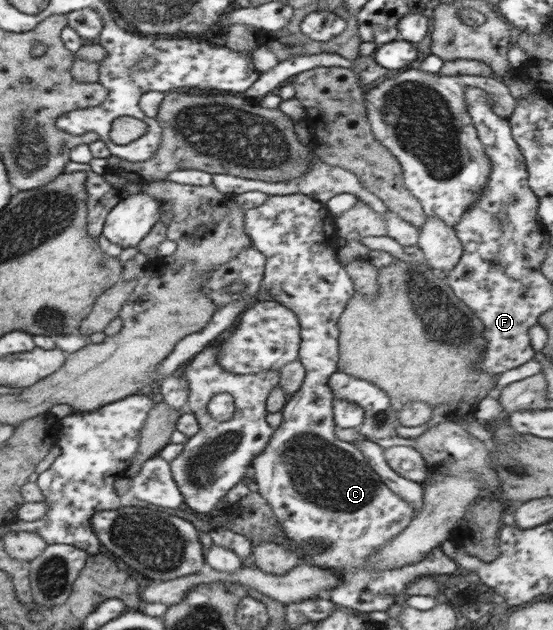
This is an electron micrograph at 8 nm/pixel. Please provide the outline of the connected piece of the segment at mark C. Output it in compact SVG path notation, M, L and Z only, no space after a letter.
M270 195L268 201L244 213L244 230L252 239L253 246L266 258L261 285L274 301L291 309L298 317L302 329L299 361L305 367L305 378L300 389L289 396L281 410L281 424L274 428L270 443L264 447L264 451L260 451L256 459L252 459L249 469L254 470L258 493L262 494L272 508L286 537L292 543L298 543L303 550L305 564L341 572L341 583L327 593L329 600L349 611L387 611L412 581L421 576L452 575L458 565L444 554L440 546L430 551L419 563L404 565L399 569L375 571L369 565L371 555L404 531L416 513L412 504L406 503L402 496L388 489L356 445L338 439L335 434L335 397L332 395L332 388L328 386L328 379L338 369L338 319L355 291L346 268L337 259L340 237L335 229L334 217L323 202L307 195Z

